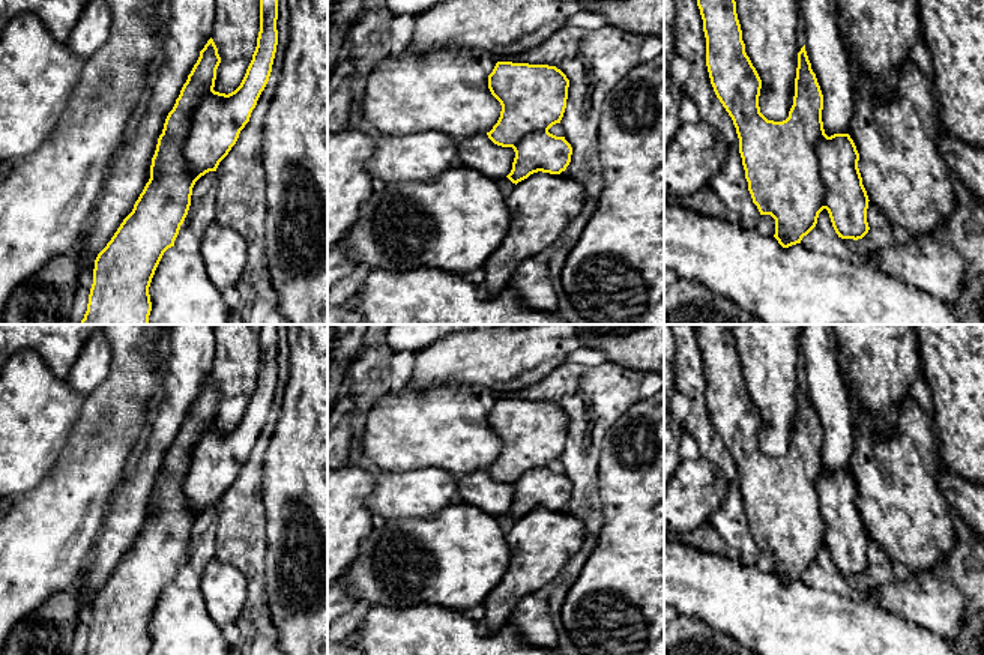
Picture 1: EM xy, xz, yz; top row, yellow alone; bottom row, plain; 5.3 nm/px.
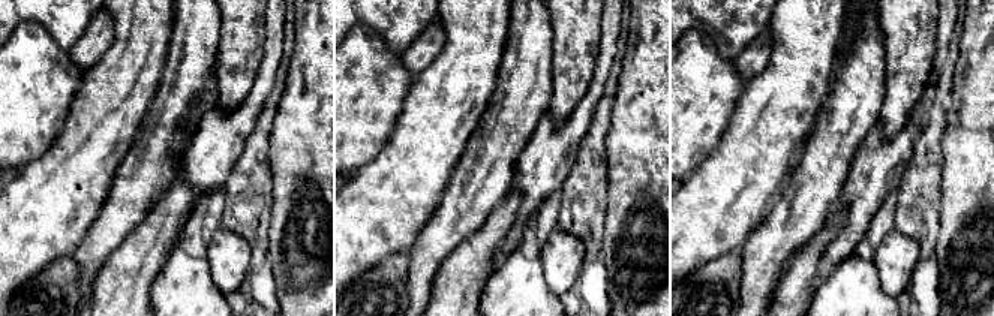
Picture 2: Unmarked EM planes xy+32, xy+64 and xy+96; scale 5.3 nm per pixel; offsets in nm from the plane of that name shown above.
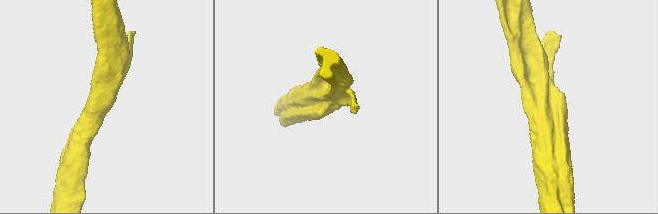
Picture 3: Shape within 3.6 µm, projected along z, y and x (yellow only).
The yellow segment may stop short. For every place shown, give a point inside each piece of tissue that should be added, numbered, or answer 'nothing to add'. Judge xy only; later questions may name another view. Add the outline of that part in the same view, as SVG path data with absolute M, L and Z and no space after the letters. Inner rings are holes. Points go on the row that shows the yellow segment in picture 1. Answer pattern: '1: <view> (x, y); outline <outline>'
nothing to add

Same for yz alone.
nothing to add

